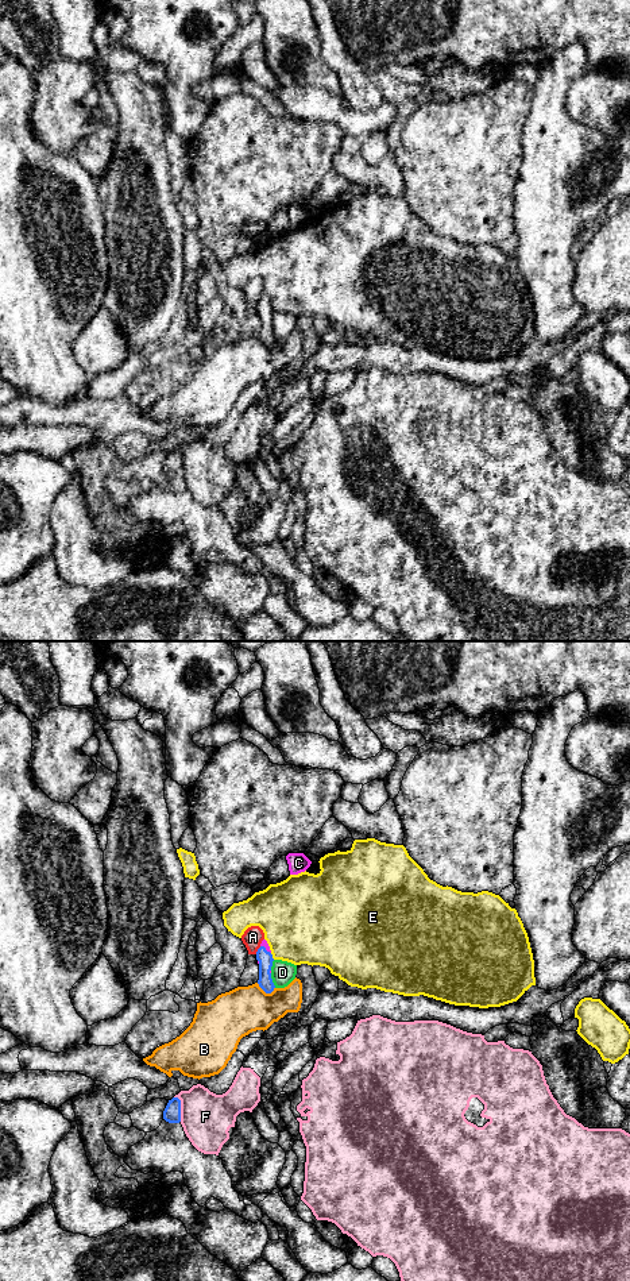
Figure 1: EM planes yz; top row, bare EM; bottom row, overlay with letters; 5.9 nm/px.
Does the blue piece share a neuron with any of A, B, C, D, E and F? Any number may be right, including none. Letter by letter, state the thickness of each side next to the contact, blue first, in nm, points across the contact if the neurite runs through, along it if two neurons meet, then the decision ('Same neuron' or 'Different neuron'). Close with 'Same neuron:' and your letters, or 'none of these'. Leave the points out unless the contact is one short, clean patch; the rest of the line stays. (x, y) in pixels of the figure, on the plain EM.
A: Thickness 90 nm (blue) against 120 nm. Different neuron
B: Thickness 90 nm (blue) against 280 nm. Different neuron
C: Thickness 90 nm (blue) against 40 nm. Same neuron
D: Thickness 90 nm (blue) against 140 nm. Different neuron
E: Thickness 90 nm (blue) against 440 nm. Different neuron
F: Thickness 110 nm (blue) against 300 nm. Different neuron
Same neuron: C

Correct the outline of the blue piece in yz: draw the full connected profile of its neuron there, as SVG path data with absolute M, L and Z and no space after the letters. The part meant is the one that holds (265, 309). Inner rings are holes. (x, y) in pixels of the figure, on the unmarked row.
M266 292L262 293L260 300L256 304L256 312L259 316L259 339L266 344L271 346L275 340L271 331L273 306Z

